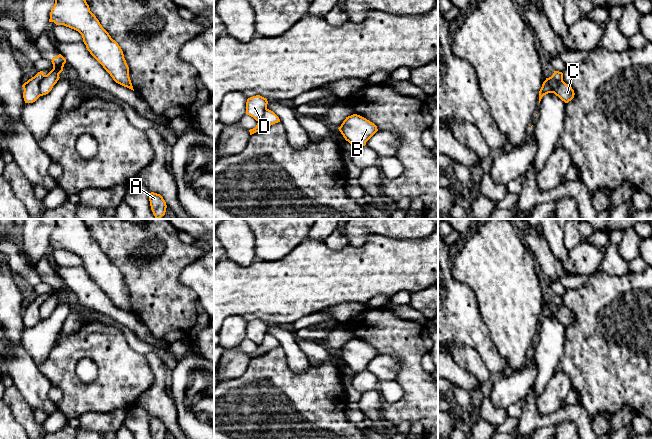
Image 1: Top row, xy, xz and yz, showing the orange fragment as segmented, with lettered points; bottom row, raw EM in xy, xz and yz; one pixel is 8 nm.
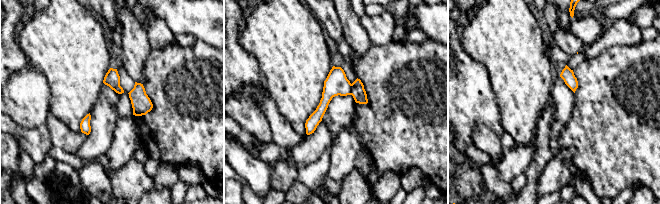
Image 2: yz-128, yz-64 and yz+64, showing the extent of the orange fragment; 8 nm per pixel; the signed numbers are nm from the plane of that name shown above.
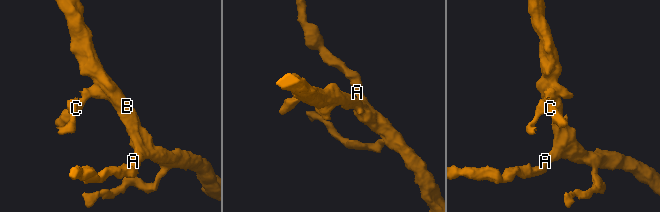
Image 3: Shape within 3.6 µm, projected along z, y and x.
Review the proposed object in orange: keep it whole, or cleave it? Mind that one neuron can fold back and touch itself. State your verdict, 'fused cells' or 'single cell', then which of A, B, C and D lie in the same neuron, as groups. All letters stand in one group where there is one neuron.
fused cells | A B C / D

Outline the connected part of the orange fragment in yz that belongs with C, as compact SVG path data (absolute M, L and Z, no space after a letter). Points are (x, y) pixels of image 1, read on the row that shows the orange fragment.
M563 80L555 82L553 84L553 88L557 96L565 103L568 103L574 98L574 90L570 85L566 84Z

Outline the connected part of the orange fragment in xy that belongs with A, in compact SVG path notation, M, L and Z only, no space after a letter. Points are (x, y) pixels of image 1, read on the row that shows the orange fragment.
M151 192L149 195L149 201L151 210L156 219L160 219L162 216L165 215L167 205L160 194Z

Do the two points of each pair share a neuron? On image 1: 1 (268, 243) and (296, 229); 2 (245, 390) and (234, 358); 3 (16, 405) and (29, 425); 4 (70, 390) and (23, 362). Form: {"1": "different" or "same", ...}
{"1": "same", "2": "different", "3": "same", "4": "different"}

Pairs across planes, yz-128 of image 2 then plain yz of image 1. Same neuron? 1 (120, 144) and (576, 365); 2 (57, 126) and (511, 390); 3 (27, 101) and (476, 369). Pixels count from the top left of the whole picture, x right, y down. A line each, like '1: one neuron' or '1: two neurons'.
1: two neurons
2: two neurons
3: one neuron

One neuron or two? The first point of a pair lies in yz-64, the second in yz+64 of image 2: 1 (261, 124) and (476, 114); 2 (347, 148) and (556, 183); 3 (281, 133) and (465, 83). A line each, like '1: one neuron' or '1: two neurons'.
1: two neurons
2: one neuron
3: one neuron

